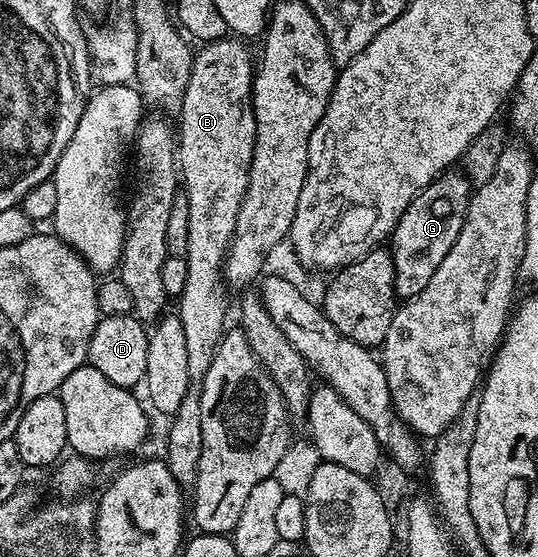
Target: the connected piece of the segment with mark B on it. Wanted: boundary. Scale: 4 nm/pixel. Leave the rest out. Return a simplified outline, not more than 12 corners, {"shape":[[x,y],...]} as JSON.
{"shape":[[201,44],[176,116],[188,277],[176,313],[202,380],[248,189],[256,67]]}

